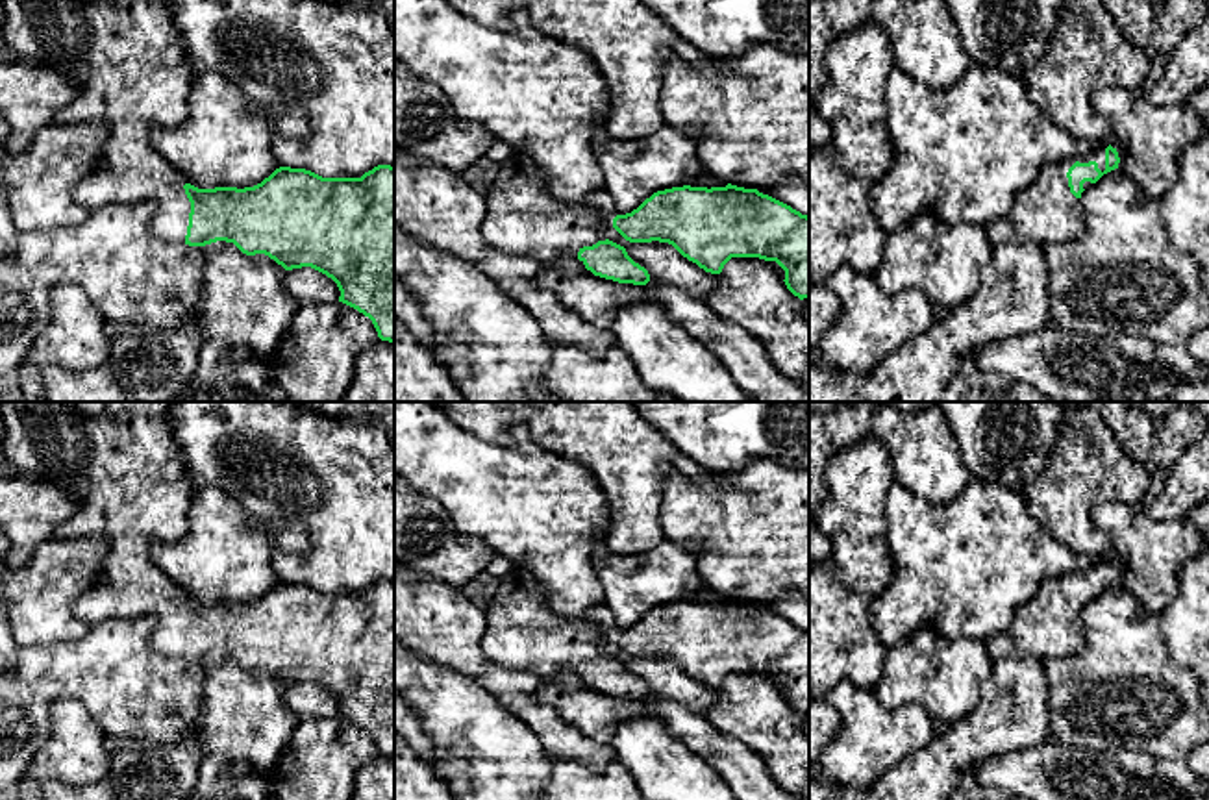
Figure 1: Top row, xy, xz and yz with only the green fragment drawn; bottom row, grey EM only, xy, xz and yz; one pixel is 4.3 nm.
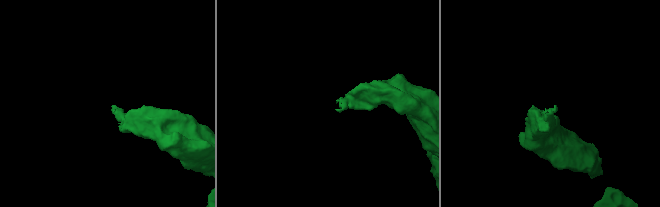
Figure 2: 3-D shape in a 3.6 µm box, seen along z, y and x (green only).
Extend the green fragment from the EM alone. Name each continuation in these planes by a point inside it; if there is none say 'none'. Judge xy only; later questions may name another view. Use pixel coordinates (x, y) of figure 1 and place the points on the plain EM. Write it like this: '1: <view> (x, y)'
1: xy (124, 465)

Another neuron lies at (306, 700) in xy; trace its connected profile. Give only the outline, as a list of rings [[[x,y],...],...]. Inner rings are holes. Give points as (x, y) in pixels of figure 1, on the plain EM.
[[[311,681],[285,685],[281,698],[298,720],[339,717],[341,711],[337,698]]]

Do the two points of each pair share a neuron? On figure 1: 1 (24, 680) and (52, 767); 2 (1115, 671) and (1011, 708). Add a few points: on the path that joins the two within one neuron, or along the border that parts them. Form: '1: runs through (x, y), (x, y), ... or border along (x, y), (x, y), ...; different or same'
1: border along (62, 700), (50, 708), (50, 734), (21, 778); different
2: border along (1041, 660), (1048, 691), (1050, 737); different

